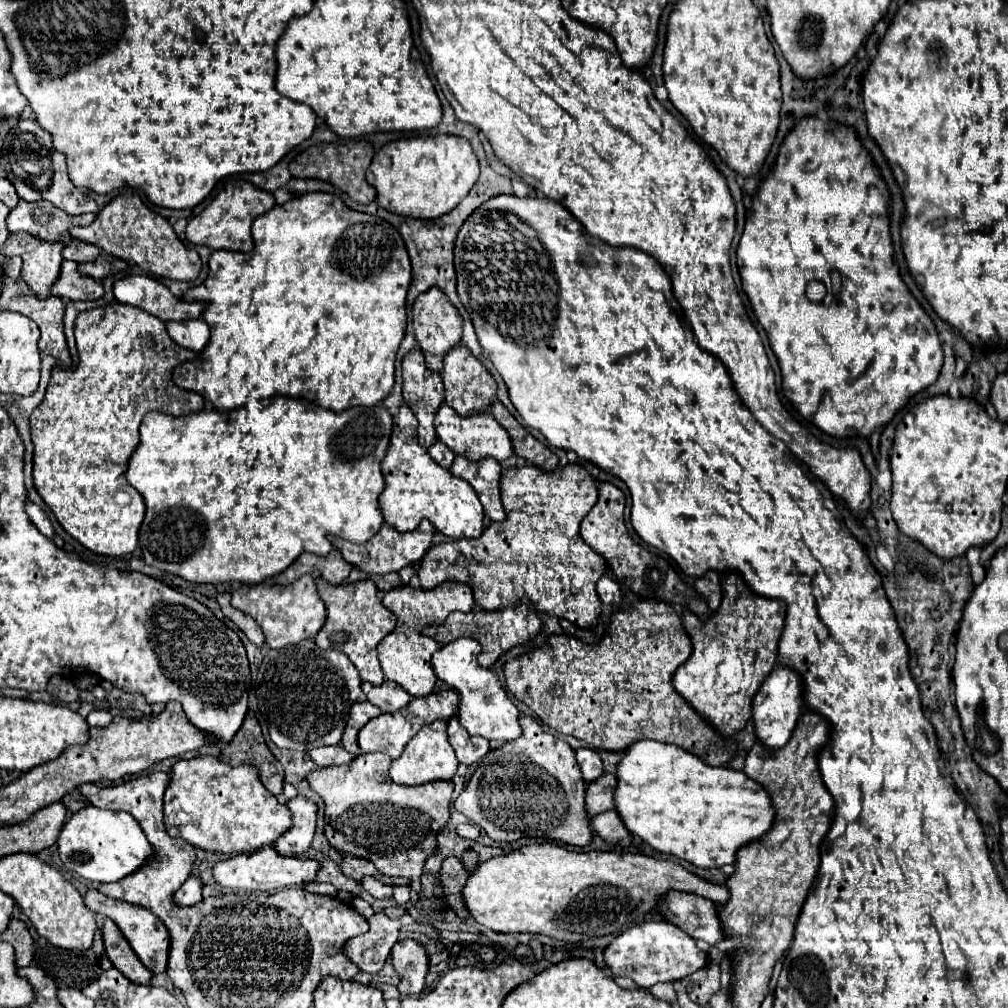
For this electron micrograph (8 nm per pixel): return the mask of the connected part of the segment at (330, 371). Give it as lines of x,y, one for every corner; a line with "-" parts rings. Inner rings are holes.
307,193
301,197
295,197
287,201
285,205
277,205
265,215
259,215
253,221
251,227
253,235
253,251
249,253
235,253
235,251
213,251
209,257
209,275
199,287
191,287
185,295
183,301
201,301
205,305
201,319
209,325
211,337
205,349
199,353
195,361
183,363
175,367
173,371
173,381
177,387
195,391
203,395
217,411
233,411
249,401
259,401
259,399
269,399
275,395
285,395
285,397
295,397
295,399
307,399
313,401
315,405
321,405
329,411
345,411
357,405
375,405
377,401
385,399
389,391
393,389
395,383
395,353
399,349
399,343
405,335
405,323
407,323
407,313
405,313
405,297
407,289
411,283
411,261
405,249
405,243
397,229
383,221
381,217
373,217
367,213
359,213
349,209
339,197
327,195
327,193

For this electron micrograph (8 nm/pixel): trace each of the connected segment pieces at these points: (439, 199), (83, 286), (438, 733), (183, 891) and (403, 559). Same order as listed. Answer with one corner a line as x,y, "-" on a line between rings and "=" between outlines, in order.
455,135
411,137
387,143
365,173
377,191
377,203
393,215
437,219
453,211
479,179
479,161
467,139
=
63,261
57,281
51,287
51,295
61,297
63,301
95,301
103,295
99,281
89,279
77,271
75,261
=
433,721
425,727
421,727
419,733
407,743
403,755
391,763
389,777
399,785
423,785
423,783
429,783
429,781
439,781
439,779
449,781
449,779
453,779
459,761
455,757
451,743
447,741
445,727
447,727
445,721
=
191,875
181,889
177,889
173,893
173,899
175,899
175,905
181,905
181,907
191,907
195,903
201,901
201,889
203,889
203,883
201,883
201,877
197,875
=
425,519
425,521
421,521
421,525
415,531
407,531
407,533
399,533
395,527
383,525
377,531
377,535
371,541
367,541
365,545
357,545
357,543
351,543
351,541
341,539
341,537
329,537
329,539
341,551
343,559
353,563
355,567
359,567
363,573
385,575
391,571
399,571
411,563
417,563
427,553
427,549
431,547
433,535
435,535
435,527

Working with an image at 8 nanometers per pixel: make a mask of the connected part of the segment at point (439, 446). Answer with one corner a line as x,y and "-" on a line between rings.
439,439
429,447
429,455
431,455
437,463
441,463
441,467
451,467
451,463
453,463
453,459
455,459
455,453
453,453
445,443
441,443

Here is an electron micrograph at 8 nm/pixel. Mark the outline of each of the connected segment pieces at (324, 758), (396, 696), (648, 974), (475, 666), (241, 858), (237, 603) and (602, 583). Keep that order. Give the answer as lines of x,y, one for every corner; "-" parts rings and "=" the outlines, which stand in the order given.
333,745
333,747
319,747
309,751
309,757
319,765
319,767
329,767
329,765
341,765
341,763
349,763
353,759
353,755
349,751
345,751
341,745
=
383,681
377,687
371,683
363,683
363,693
367,695
369,703
381,709
381,713
395,713
411,701
411,695
395,681
=
643,921
629,927
605,947
603,959
613,977
627,977
643,989
655,983
683,979
707,963
707,955
697,947
697,941
667,921
=
459,637
441,649
431,657
431,665
435,675
451,685
461,695
459,703
459,723
467,729
469,735
481,735
489,741
513,741
521,735
519,727
519,709
513,705
513,701
507,697
501,681
491,669
485,669
477,663
477,655
481,653
481,645
471,637
=
271,845
271,847
259,847
253,853
241,853
241,855
233,855
229,859
217,861
213,865
213,877
217,885
233,891
275,891
279,887
313,881
317,875
317,869
319,869
317,861
313,859
303,861
297,857
277,855
277,851
273,851
273,845
=
307,573
297,583
277,585
277,583
259,583
259,585
241,585
231,593
231,603
239,611
251,615
263,629
267,645
271,649
297,645
307,637
315,637
319,627
325,623
325,605
317,593
315,575
=
603,575
597,581
597,595
599,595
601,603
605,603
605,605
621,605
621,601
623,601
623,593
621,593
619,585
607,575

